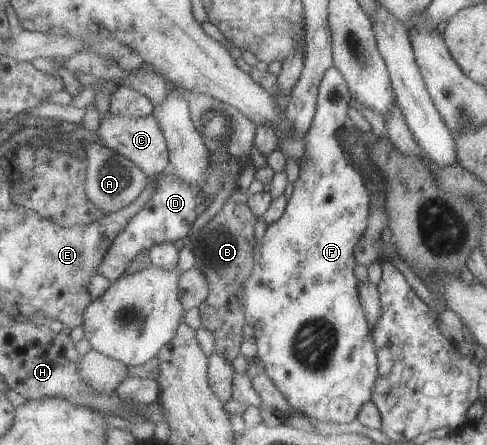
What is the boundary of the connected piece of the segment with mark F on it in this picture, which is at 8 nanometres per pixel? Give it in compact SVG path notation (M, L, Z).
M330 67L324 74L319 85L317 93L316 115L311 123L310 129L305 133L306 137L306 155L300 161L300 175L298 181L294 183L292 197L288 199L288 205L285 207L282 217L278 221L267 225L264 237L255 243L253 251L253 266L250 277L244 283L244 301L246 307L245 319L246 324L254 327L254 337L257 344L256 356L265 366L265 374L273 381L274 385L283 393L292 409L296 412L306 414L309 417L315 417L320 421L327 423L352 423L357 420L358 411L364 403L372 399L374 383L378 377L377 355L374 347L374 339L370 333L370 325L366 319L364 308L362 307L358 293L358 281L354 267L356 259L354 252L356 244L361 240L366 228L369 227L370 219L370 196L366 187L366 179L361 172L352 165L352 161L347 153L342 149L341 143L336 137L336 131L341 129L349 122L348 103L351 95L348 89L347 81L341 71L336 67Z

